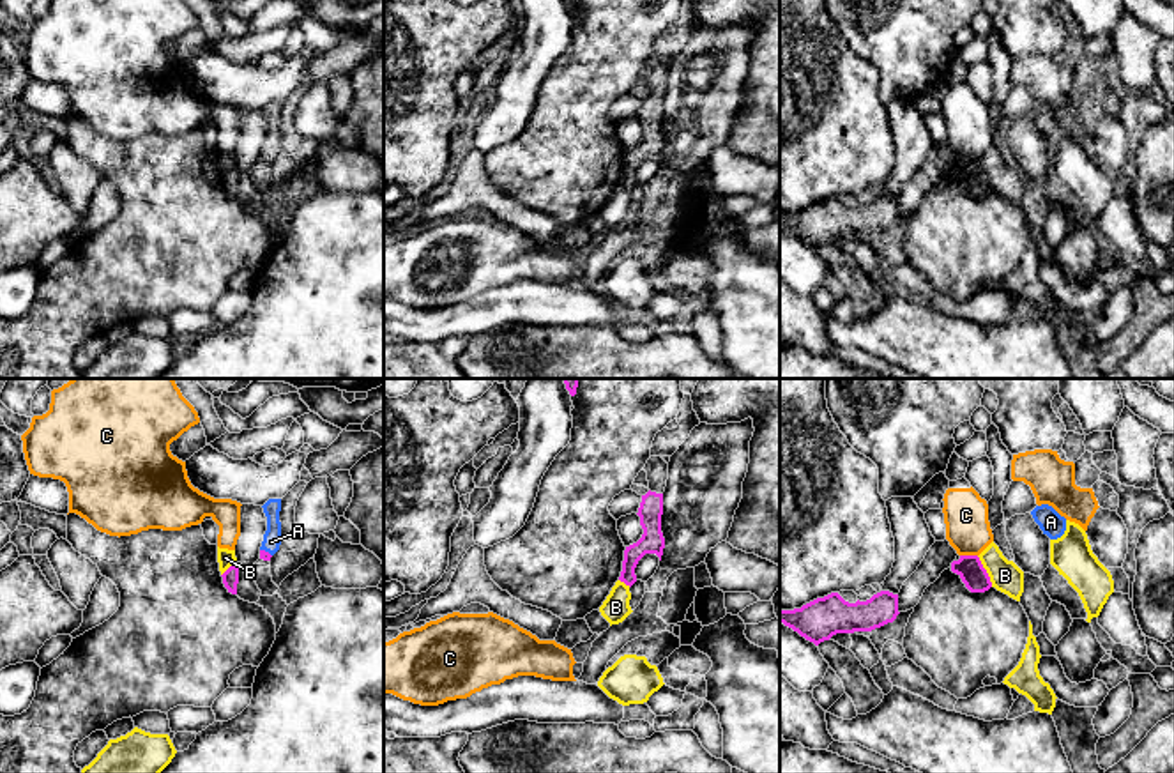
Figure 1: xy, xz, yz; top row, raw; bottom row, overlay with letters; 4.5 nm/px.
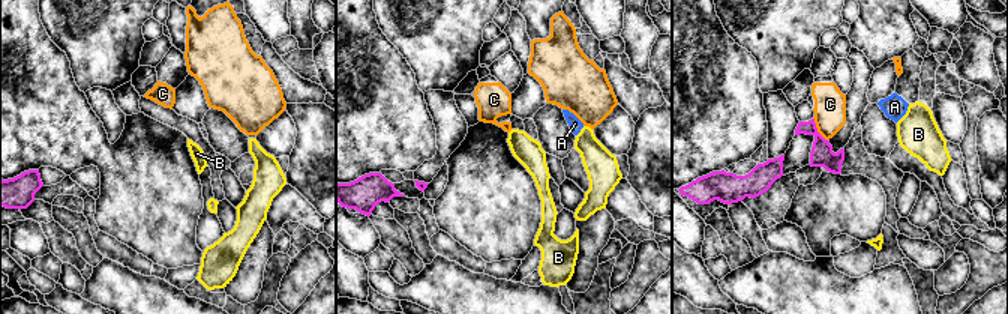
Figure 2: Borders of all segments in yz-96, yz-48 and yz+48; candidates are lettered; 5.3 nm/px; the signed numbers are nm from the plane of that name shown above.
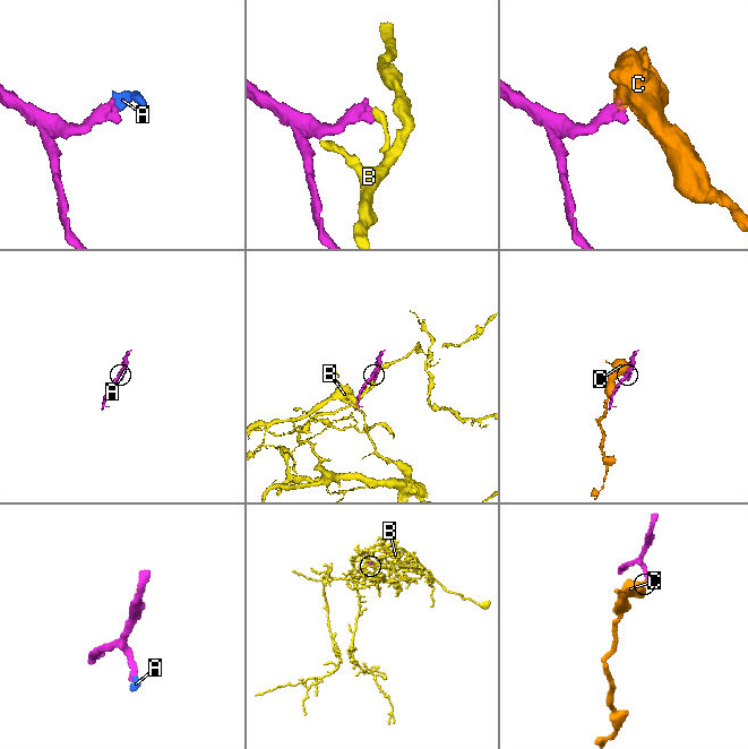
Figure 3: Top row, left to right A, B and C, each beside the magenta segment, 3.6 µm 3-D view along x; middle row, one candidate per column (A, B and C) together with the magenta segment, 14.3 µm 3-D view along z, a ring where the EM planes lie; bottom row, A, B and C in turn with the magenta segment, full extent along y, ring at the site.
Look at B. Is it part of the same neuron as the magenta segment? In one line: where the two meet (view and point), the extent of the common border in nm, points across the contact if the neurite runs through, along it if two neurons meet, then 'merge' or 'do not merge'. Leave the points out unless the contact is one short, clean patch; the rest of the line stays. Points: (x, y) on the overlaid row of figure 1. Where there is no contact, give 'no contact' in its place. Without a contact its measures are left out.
contact yz (985, 572); length 160 nm; border yz (976, 556), (992, 586); do not merge

